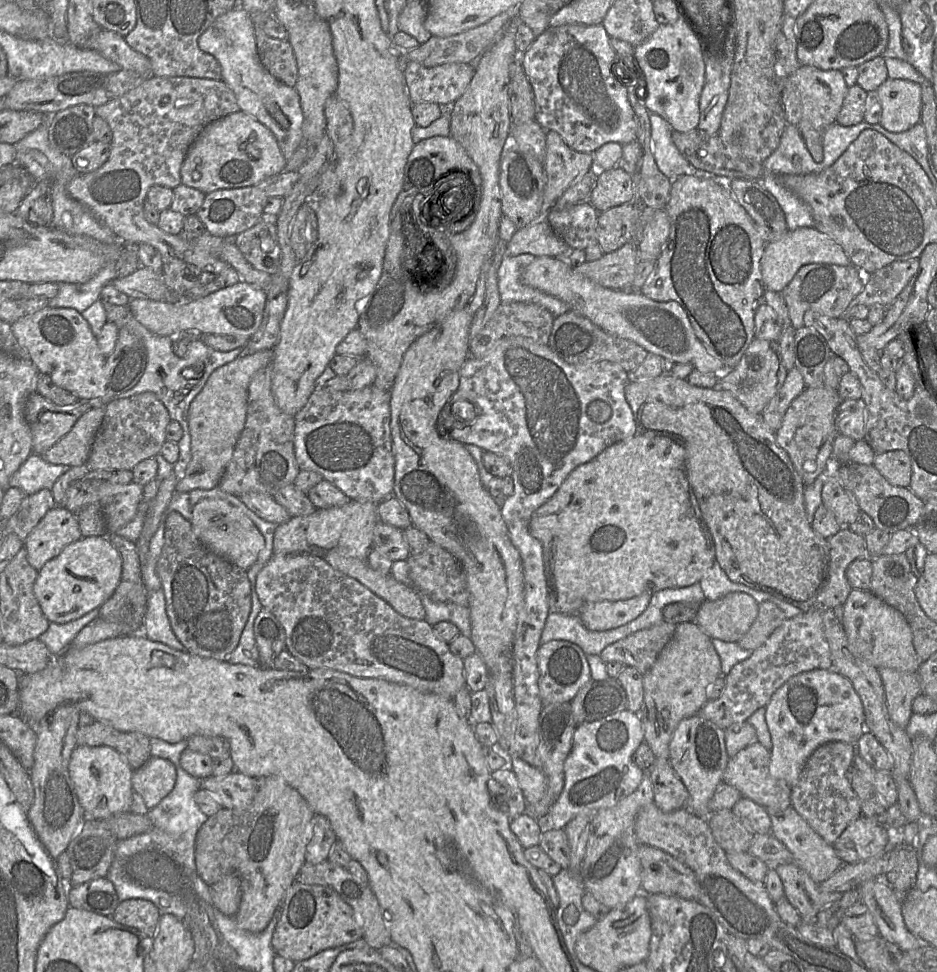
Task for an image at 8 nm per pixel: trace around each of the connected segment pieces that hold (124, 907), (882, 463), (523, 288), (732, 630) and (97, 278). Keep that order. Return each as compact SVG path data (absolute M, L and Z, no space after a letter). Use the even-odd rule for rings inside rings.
M129 899L119 902L112 919L153 938L158 930L160 911L149 900Z
M902 450L875 454L874 467L892 485L909 488L912 468L908 455Z
M530 253L504 256L498 269L501 304L512 302L537 304L550 311L555 318L570 311L565 302L523 283L522 272L535 259L536 257Z
M731 592L715 601L705 600L698 608L695 623L711 638L737 642L750 629L759 604L743 592Z
M116 262L108 263L91 279L84 283L58 283L59 292L50 299L50 308L73 308L82 313L93 303L101 299L103 286L117 278Z

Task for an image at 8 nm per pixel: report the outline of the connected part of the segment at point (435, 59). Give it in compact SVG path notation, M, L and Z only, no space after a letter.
M511 8L496 15L488 22L459 34L445 37L432 35L428 41L419 44L418 47L410 51L404 51L403 61L415 61L425 67L434 67L446 63L470 63L494 42L502 29L514 17L518 17L518 8Z

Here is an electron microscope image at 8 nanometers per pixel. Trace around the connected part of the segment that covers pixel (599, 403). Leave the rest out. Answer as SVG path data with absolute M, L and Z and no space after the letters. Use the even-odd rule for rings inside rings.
M512 336L499 341L482 358L470 356L459 372L459 386L437 416L437 432L444 438L462 444L472 444L507 458L512 467L514 492L501 508L509 538L518 549L524 574L524 599L519 612L516 638L513 646L514 731L509 750L504 753L508 766L514 772L528 807L545 794L547 777L536 753L538 718L542 701L538 687L536 653L540 636L549 614L549 593L545 575L544 554L541 542L530 534L532 514L548 501L560 488L568 475L609 446L629 439L638 433L638 426L628 401L625 388L631 374L618 364L601 361L575 366L559 358L548 345L528 338Z

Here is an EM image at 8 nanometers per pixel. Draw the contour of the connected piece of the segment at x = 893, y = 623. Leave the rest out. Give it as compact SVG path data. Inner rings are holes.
M851 589L842 611L848 648L853 655L876 668L887 667L902 672L917 673L921 665L910 626L901 612L886 604L870 590Z

